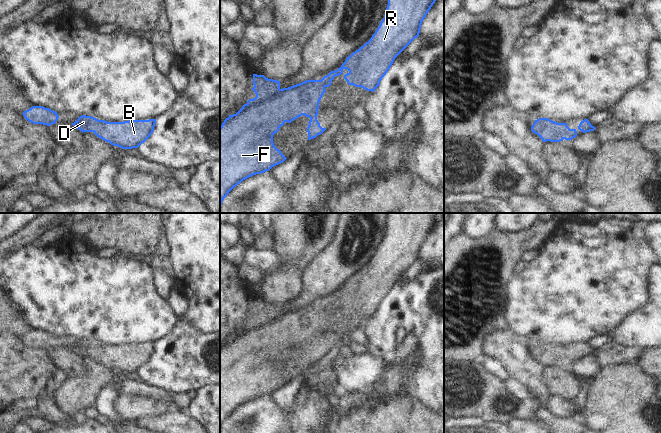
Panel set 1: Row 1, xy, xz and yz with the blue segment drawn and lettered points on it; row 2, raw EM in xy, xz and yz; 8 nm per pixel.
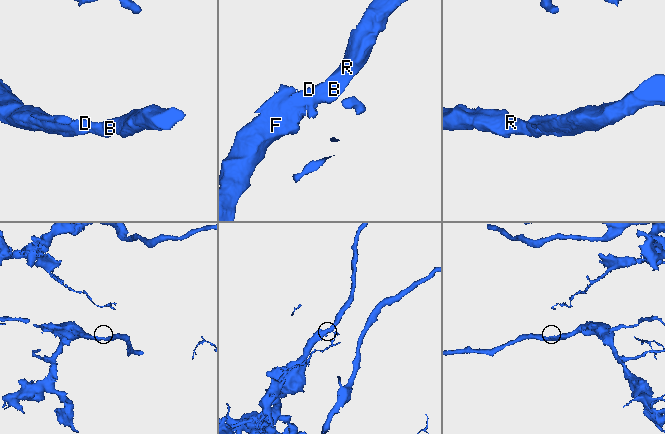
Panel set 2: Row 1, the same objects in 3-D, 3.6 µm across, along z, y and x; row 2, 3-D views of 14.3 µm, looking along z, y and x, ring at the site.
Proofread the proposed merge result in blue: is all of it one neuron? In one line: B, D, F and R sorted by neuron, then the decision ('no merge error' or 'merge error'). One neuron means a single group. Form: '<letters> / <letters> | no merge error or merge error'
B D F R | no merge error

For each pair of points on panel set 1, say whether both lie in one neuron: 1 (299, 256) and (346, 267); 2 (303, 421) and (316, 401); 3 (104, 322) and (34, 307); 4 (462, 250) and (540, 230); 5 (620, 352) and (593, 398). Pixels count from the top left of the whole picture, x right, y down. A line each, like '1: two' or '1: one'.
1: two
2: one
3: one
4: one
5: two

